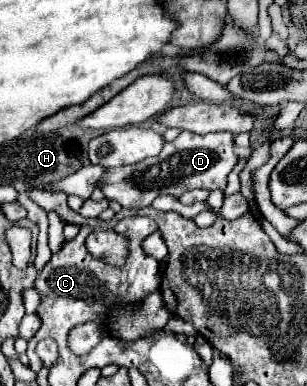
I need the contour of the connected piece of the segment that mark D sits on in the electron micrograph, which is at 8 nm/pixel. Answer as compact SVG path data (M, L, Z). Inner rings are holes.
M181 132L173 142L167 142L163 146L159 156L145 158L125 168L109 168L105 184L99 186L107 198L117 200L123 208L151 206L151 202L161 194L171 194L179 198L183 192L193 188L225 190L227 174L237 164L237 154L233 146L235 144L231 132L213 132L205 136L193 132Z

